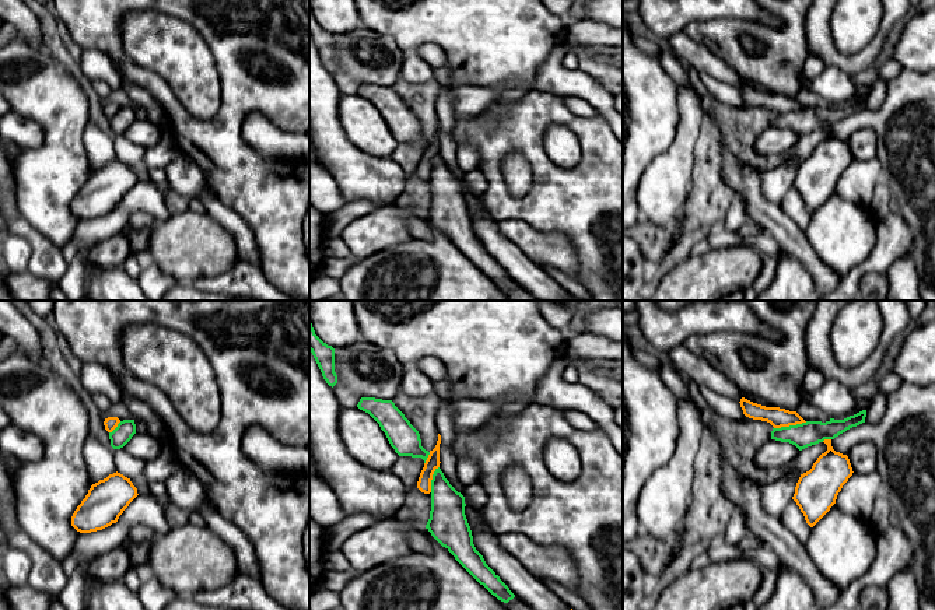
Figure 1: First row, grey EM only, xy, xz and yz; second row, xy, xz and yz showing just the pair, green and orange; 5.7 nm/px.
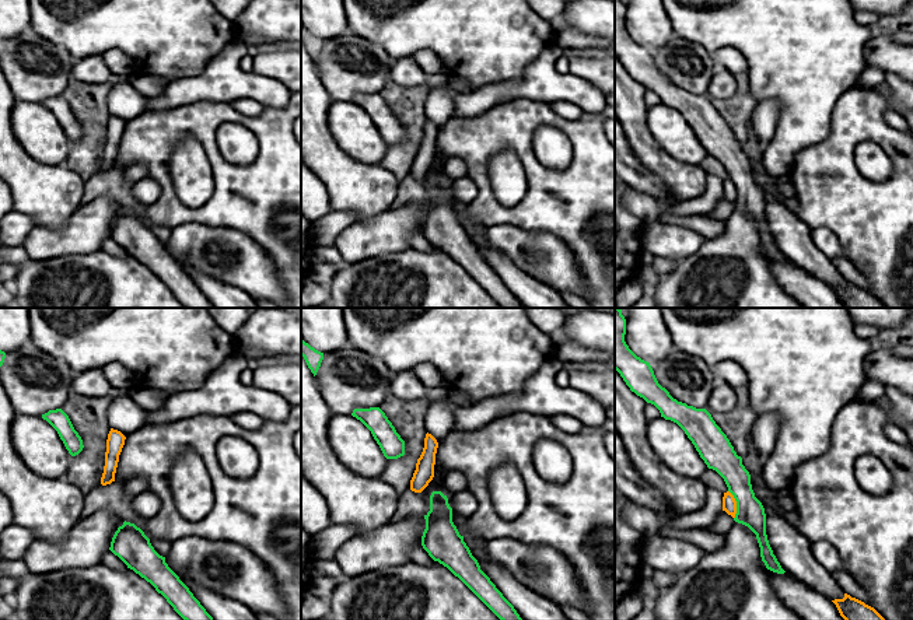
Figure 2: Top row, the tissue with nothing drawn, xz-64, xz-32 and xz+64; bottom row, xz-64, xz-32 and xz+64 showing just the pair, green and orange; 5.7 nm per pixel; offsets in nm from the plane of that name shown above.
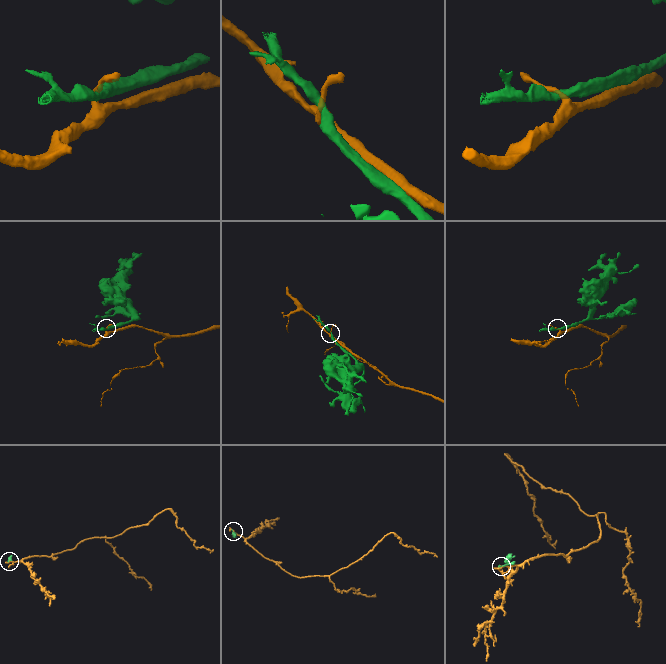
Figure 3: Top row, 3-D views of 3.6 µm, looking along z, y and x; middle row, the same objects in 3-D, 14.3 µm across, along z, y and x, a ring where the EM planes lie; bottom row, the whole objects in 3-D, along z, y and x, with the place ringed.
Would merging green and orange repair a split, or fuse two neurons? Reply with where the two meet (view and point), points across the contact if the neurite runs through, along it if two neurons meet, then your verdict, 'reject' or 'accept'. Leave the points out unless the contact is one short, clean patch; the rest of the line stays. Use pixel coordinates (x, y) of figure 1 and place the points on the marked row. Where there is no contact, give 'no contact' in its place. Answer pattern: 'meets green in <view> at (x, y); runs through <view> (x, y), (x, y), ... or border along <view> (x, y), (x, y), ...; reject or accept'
meets green in yz at (790, 426); border along yz (806, 421), (774, 428); reject

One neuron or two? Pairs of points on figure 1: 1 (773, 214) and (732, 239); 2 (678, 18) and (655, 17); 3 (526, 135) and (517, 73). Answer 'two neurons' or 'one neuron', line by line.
1: two neurons
2: one neuron
3: two neurons

